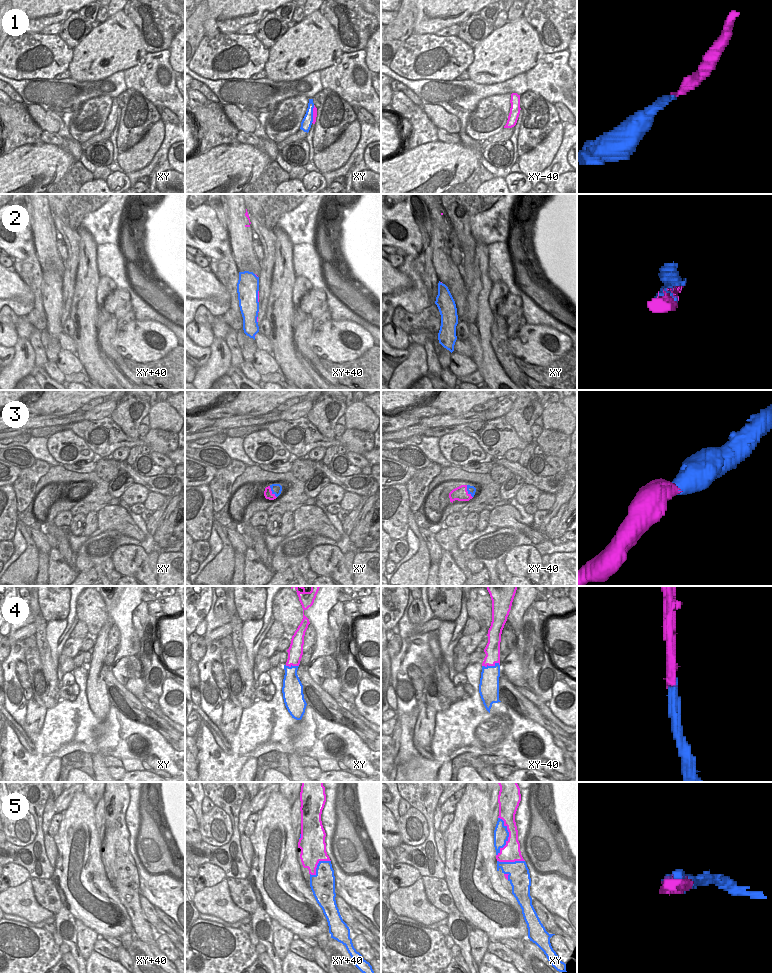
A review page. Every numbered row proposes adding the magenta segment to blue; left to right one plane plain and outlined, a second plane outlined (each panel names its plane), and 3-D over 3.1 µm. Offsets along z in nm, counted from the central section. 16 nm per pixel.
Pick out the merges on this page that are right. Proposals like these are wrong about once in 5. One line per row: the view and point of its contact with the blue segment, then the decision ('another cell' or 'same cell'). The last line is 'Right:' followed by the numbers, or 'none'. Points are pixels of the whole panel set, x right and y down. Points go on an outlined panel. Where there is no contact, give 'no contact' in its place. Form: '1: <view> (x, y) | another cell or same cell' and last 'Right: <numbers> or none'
1: xy (312, 114) | same cell
2: xy+40 (257, 296) | same cell
3: xy-40 (467, 490) | same cell
4: xy-40 (490, 666) | same cell
5: xy (508, 836) | same cell
Right: 1, 2, 3, 4, 5

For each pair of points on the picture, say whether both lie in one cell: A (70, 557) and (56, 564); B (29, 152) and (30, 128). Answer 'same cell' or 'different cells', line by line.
A: different cells
B: different cells

